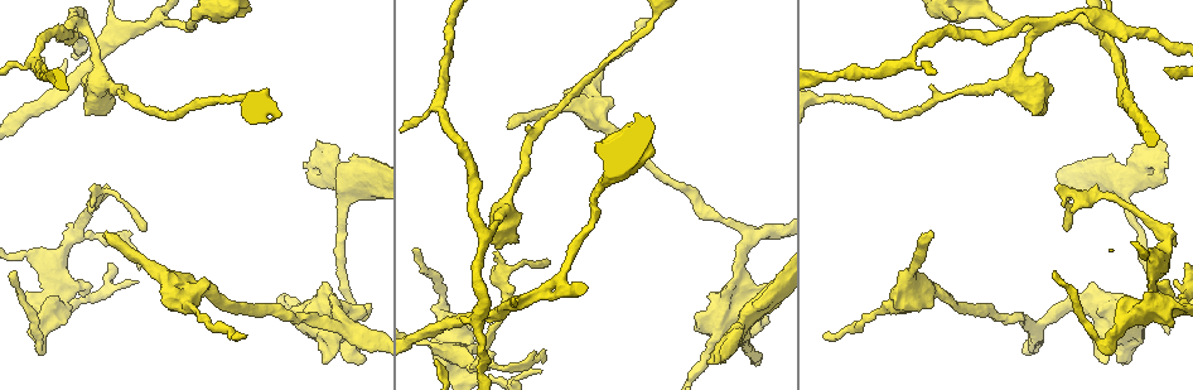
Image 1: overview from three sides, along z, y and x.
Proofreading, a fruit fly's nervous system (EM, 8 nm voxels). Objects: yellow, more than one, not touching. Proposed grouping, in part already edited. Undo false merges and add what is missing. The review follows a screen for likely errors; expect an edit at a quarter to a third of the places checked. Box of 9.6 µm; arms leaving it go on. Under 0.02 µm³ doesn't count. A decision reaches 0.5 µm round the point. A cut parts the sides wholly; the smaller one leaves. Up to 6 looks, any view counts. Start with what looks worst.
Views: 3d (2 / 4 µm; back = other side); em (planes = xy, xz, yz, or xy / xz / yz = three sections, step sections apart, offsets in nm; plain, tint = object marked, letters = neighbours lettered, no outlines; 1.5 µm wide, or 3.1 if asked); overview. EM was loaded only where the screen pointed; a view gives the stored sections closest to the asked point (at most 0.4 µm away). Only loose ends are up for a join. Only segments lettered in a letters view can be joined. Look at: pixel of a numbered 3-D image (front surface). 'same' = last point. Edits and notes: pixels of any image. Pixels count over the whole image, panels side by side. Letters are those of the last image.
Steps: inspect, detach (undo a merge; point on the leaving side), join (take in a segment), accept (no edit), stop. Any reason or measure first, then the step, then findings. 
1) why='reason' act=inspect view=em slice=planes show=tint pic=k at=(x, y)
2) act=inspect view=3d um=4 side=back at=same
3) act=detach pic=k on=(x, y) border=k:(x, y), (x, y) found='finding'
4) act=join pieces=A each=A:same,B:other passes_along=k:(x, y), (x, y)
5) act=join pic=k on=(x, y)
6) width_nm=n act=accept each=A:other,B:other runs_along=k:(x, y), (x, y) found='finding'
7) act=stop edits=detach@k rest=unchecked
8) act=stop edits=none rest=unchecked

why='an open end' act=inspect view=3d um=2 pic=1 at=(1166, 332)

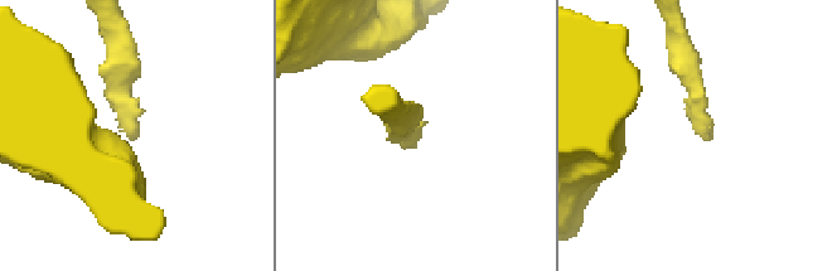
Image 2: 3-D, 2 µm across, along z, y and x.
act=inspect view=em slice=xy step=8 show=tint pic=2 at=(133, 138)

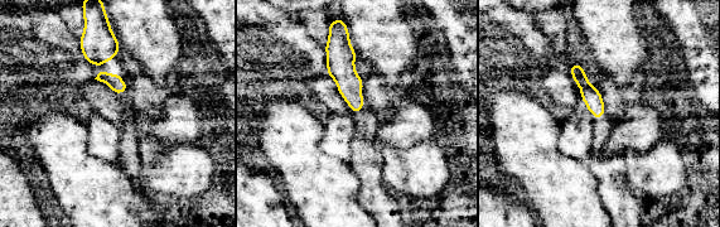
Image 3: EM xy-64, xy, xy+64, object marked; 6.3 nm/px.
act=inspect view=em slice=yz step=8 show=letters at=same

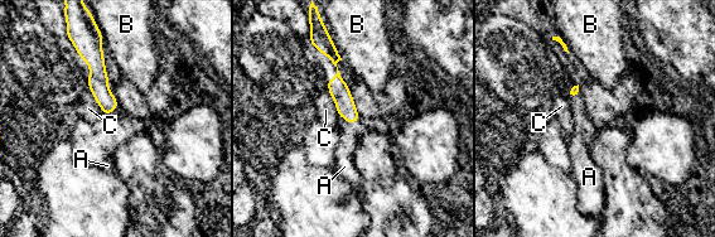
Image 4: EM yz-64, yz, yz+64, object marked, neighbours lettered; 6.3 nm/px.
act=join pieces=A each=A:same,B:other,C:other passes_along=4:(339, 91), (344, 119), (344, 150) found='it goes on there'

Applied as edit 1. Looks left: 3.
why='redraw' act=inspect view=overview

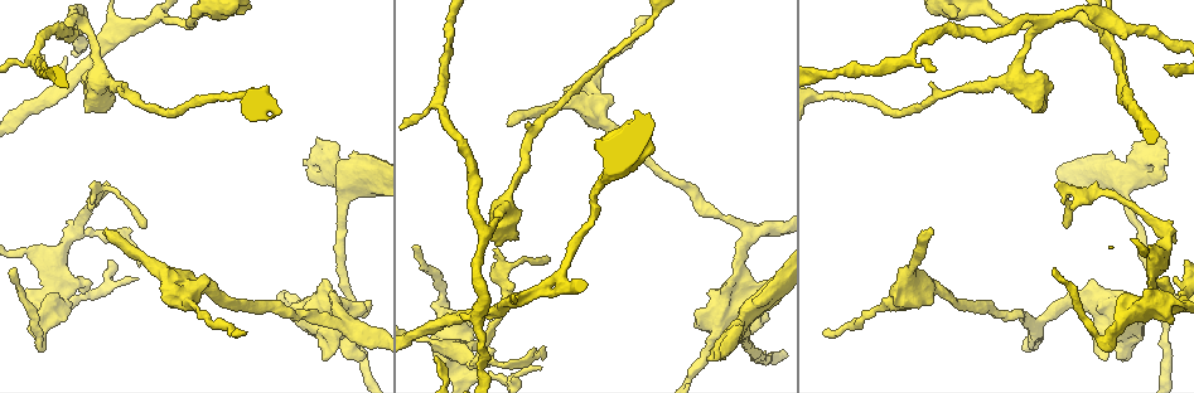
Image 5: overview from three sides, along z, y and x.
why='an open end' act=inspect view=em slice=planes show=letters pic=5 at=(510, 121)

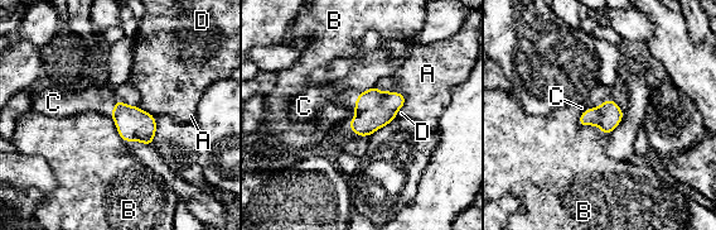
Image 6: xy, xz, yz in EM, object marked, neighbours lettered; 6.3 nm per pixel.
act=join pieces=C each=A:other,B:other,C:same,D:other passes_along=6:(134, 124), (114, 108), (98, 99) found='it goes on there'

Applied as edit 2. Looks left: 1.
why='three-way junction' act=inspect view=em slice=planes show=letters pic=5 at=(1082, 18)

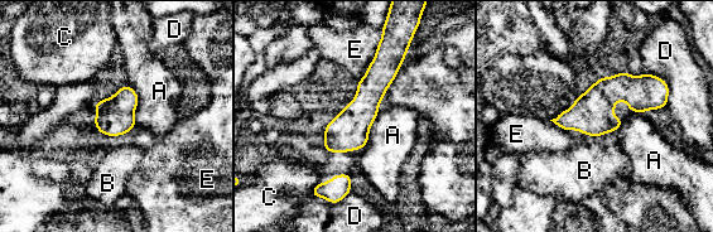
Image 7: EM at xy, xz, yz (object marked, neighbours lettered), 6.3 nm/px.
width_nm=240 act=accept each=A:other,B:other,C:other,D:other,E:other border=7:(128, 83), (138, 96), (136, 125) found='all the same neuron'

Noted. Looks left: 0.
act=stop edits=join@4,join@6 rest=unchecked

